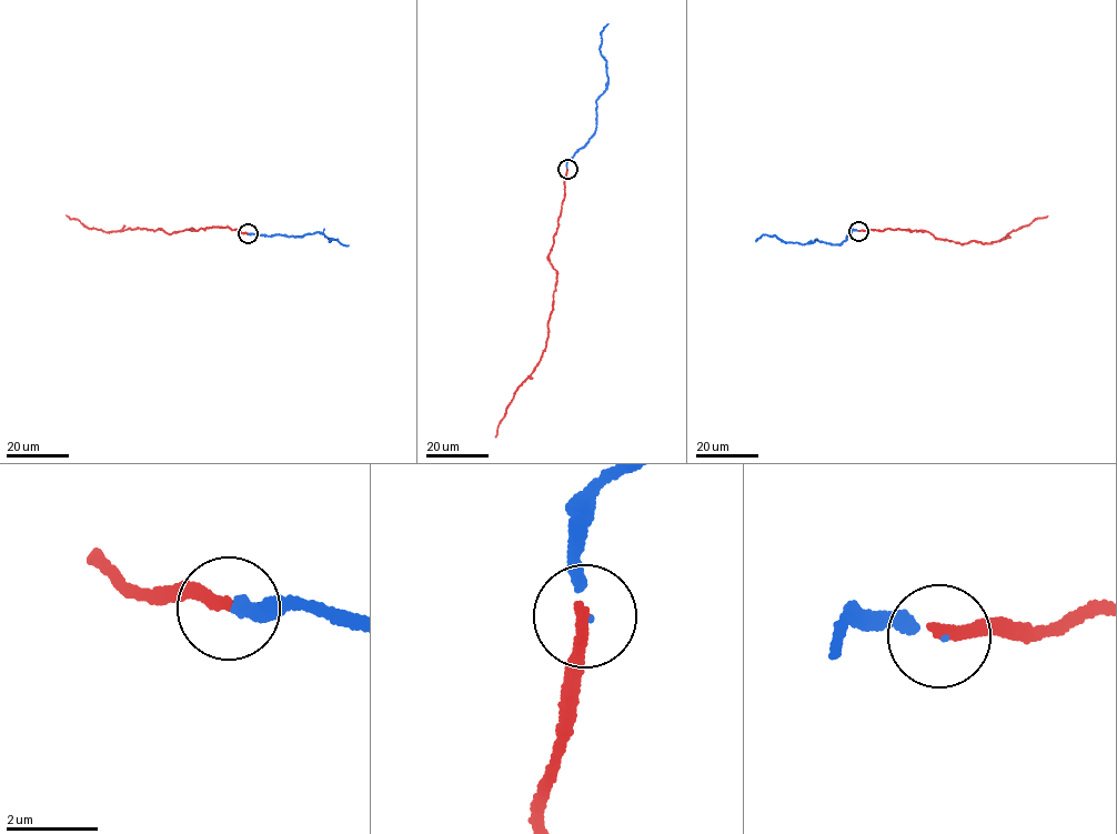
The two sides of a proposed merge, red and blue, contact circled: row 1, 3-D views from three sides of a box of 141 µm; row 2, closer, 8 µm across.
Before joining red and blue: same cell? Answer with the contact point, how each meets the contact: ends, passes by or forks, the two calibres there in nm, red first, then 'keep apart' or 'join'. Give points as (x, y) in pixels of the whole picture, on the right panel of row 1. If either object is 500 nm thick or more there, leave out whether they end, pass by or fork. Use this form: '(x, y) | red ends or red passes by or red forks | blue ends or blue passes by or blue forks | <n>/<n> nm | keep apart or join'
(858, 231) | red ends | blue ends | 280/170 nm | join

